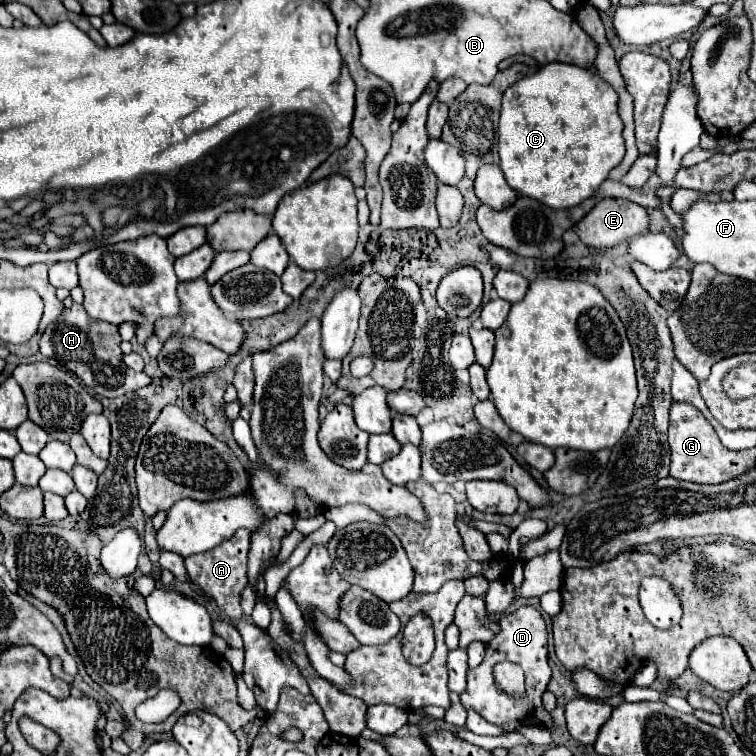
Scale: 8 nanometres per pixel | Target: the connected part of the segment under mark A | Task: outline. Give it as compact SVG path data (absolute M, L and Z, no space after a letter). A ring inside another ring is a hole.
M241 529L237 531L231 539L223 541L221 545L199 553L199 555L191 555L186 558L185 567L191 577L193 583L197 583L197 587L201 591L205 591L205 595L213 597L217 607L231 619L231 621L239 621L241 619L241 591L247 587L247 553L249 553L249 531Z

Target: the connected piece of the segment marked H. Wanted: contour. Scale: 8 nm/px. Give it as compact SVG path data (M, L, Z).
M73 303L73 309L63 309L59 319L45 329L39 341L41 353L45 357L57 359L61 365L73 371L87 387L91 387L103 397L119 397L151 383L151 379L145 373L137 373L123 363L123 351L119 343L119 327L91 319L85 307L79 303Z

